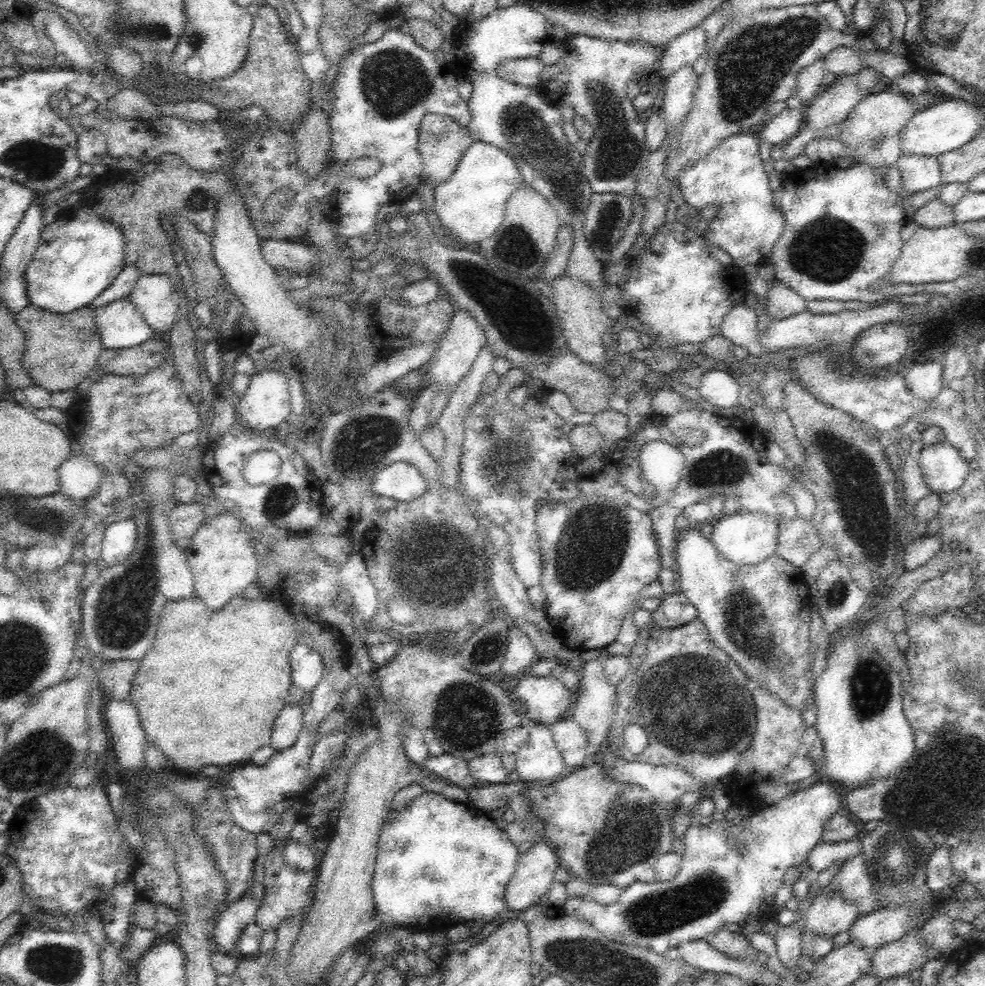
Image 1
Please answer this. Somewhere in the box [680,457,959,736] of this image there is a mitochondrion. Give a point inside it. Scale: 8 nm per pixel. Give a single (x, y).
(745, 624)

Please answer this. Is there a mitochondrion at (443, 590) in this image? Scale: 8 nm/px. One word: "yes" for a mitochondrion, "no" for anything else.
yes

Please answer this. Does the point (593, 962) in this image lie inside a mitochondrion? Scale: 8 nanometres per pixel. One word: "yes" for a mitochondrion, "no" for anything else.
yes

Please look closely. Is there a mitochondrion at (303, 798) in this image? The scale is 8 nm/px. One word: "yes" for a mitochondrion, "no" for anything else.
no

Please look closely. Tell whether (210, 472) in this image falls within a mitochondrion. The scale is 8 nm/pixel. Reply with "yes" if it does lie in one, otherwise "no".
no

